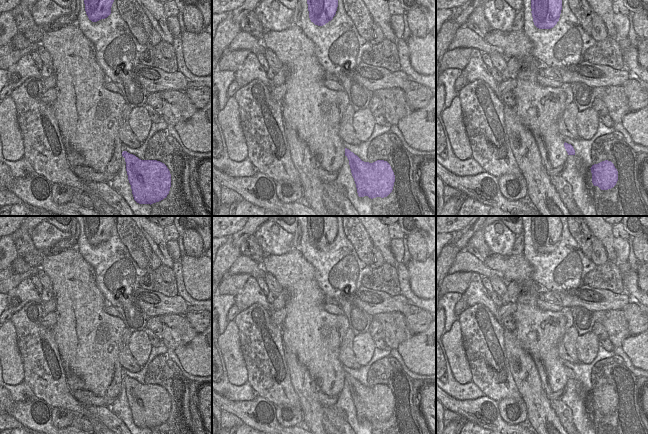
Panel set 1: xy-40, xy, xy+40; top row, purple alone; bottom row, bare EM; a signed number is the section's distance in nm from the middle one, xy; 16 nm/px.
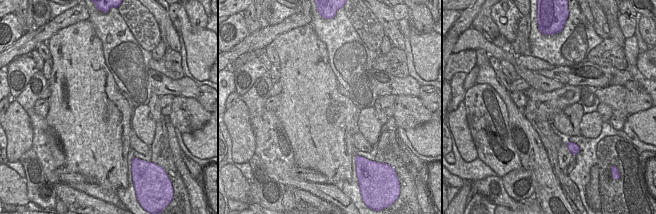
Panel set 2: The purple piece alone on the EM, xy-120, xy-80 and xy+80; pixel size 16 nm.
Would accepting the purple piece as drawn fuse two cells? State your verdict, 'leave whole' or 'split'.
leave whole

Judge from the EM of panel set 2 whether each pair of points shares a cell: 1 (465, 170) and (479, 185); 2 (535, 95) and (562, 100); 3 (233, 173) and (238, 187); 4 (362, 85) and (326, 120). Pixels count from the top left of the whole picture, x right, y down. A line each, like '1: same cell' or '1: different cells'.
1: different cells
2: same cell
3: same cell
4: different cells

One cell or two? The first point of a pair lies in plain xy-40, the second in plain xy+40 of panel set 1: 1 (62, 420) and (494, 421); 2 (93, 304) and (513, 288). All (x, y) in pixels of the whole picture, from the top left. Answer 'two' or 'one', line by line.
1: two
2: two

